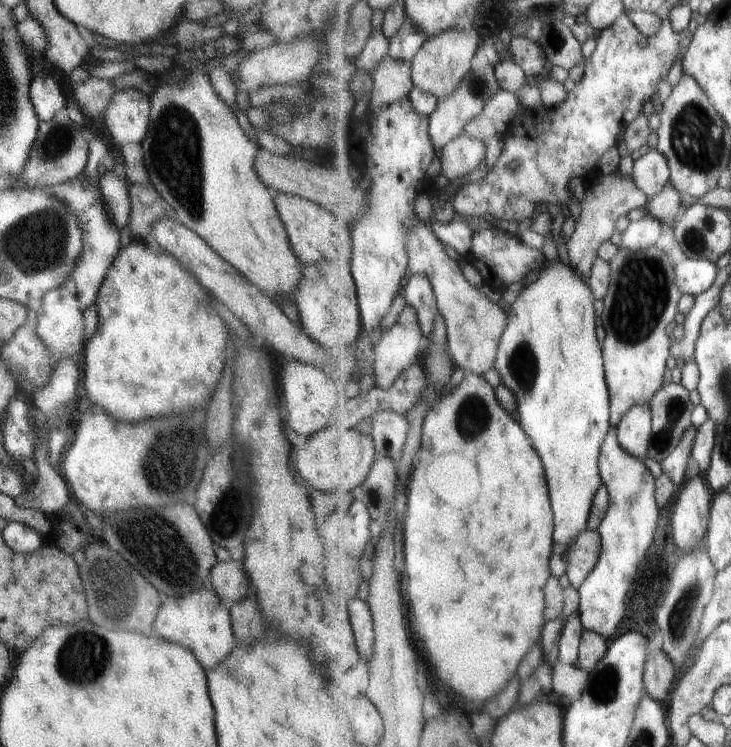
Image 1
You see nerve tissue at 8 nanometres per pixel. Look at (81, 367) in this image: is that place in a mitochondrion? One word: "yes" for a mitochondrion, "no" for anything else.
no

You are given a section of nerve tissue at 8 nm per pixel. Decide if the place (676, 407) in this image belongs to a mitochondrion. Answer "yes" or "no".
yes

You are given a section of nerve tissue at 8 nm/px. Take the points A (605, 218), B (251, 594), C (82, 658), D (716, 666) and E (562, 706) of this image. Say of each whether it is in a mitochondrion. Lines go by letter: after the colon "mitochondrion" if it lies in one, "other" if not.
A: other
B: other
C: mitochondrion
D: other
E: other

